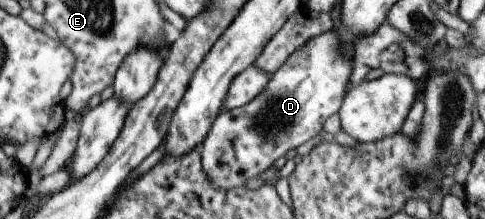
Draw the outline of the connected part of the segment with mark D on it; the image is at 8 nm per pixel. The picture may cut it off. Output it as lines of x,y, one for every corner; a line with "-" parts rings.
334,28
309,38
300,48
290,53
278,70
268,76
268,82
260,94
244,106
224,110
214,117
201,142
202,152
199,154
205,178
224,190
240,186
248,178
274,166
274,162
288,150
294,150
316,136
322,130
326,118
336,114
340,108
352,71
352,56
341,49
341,42

